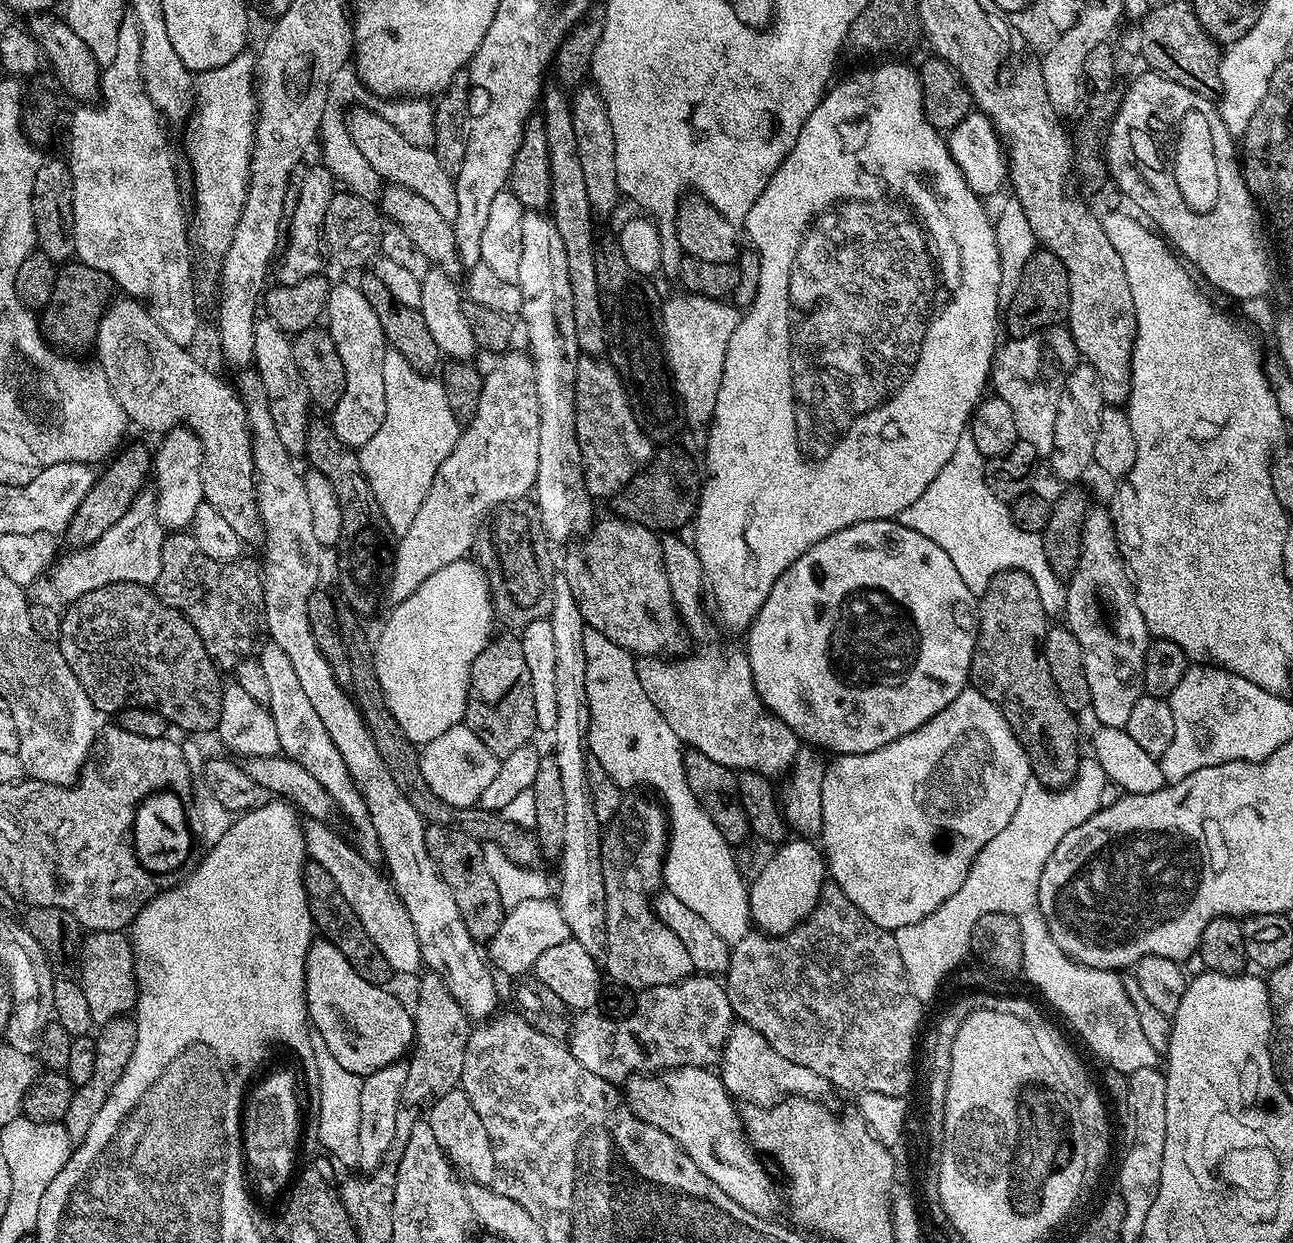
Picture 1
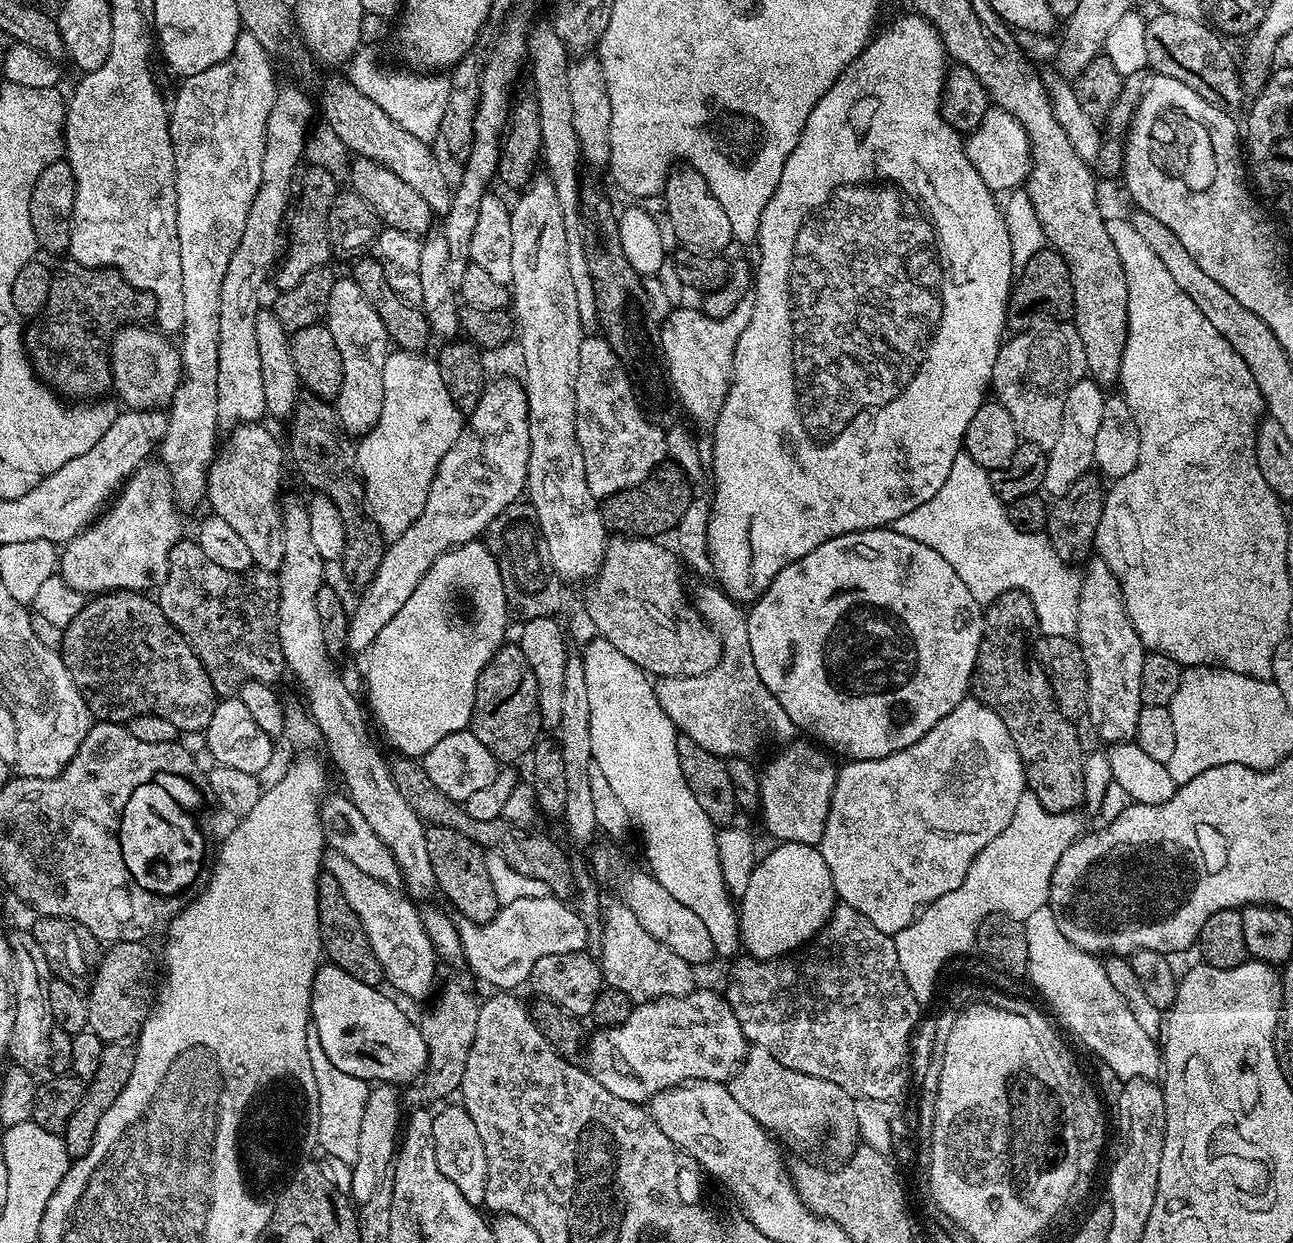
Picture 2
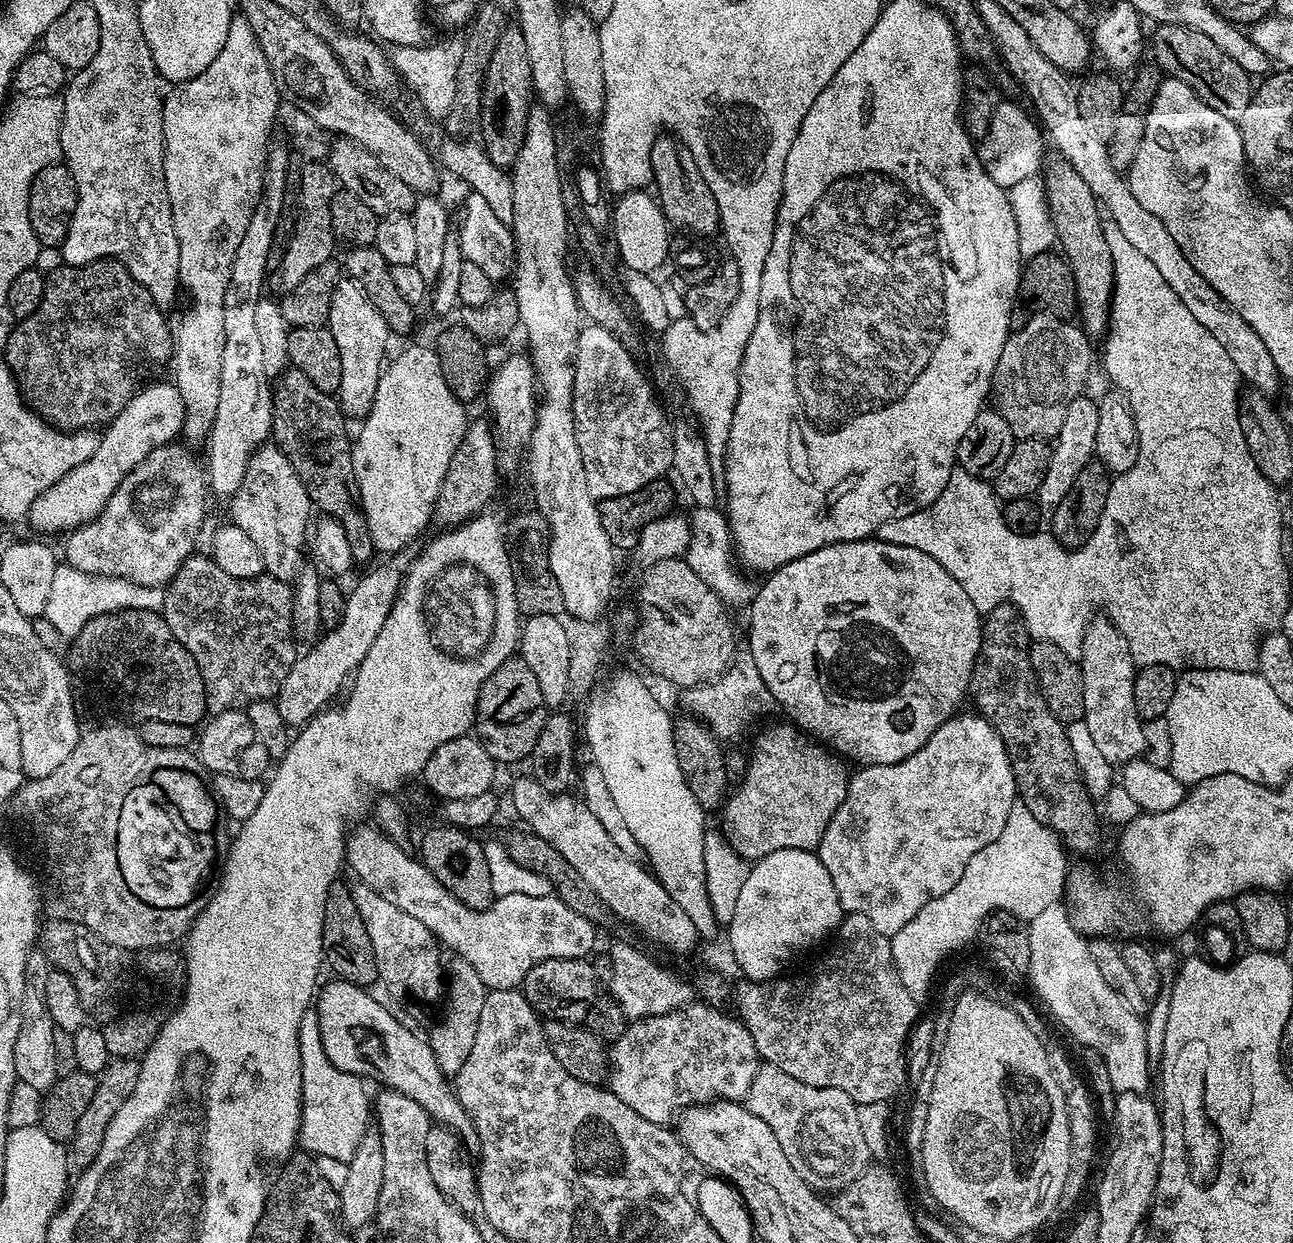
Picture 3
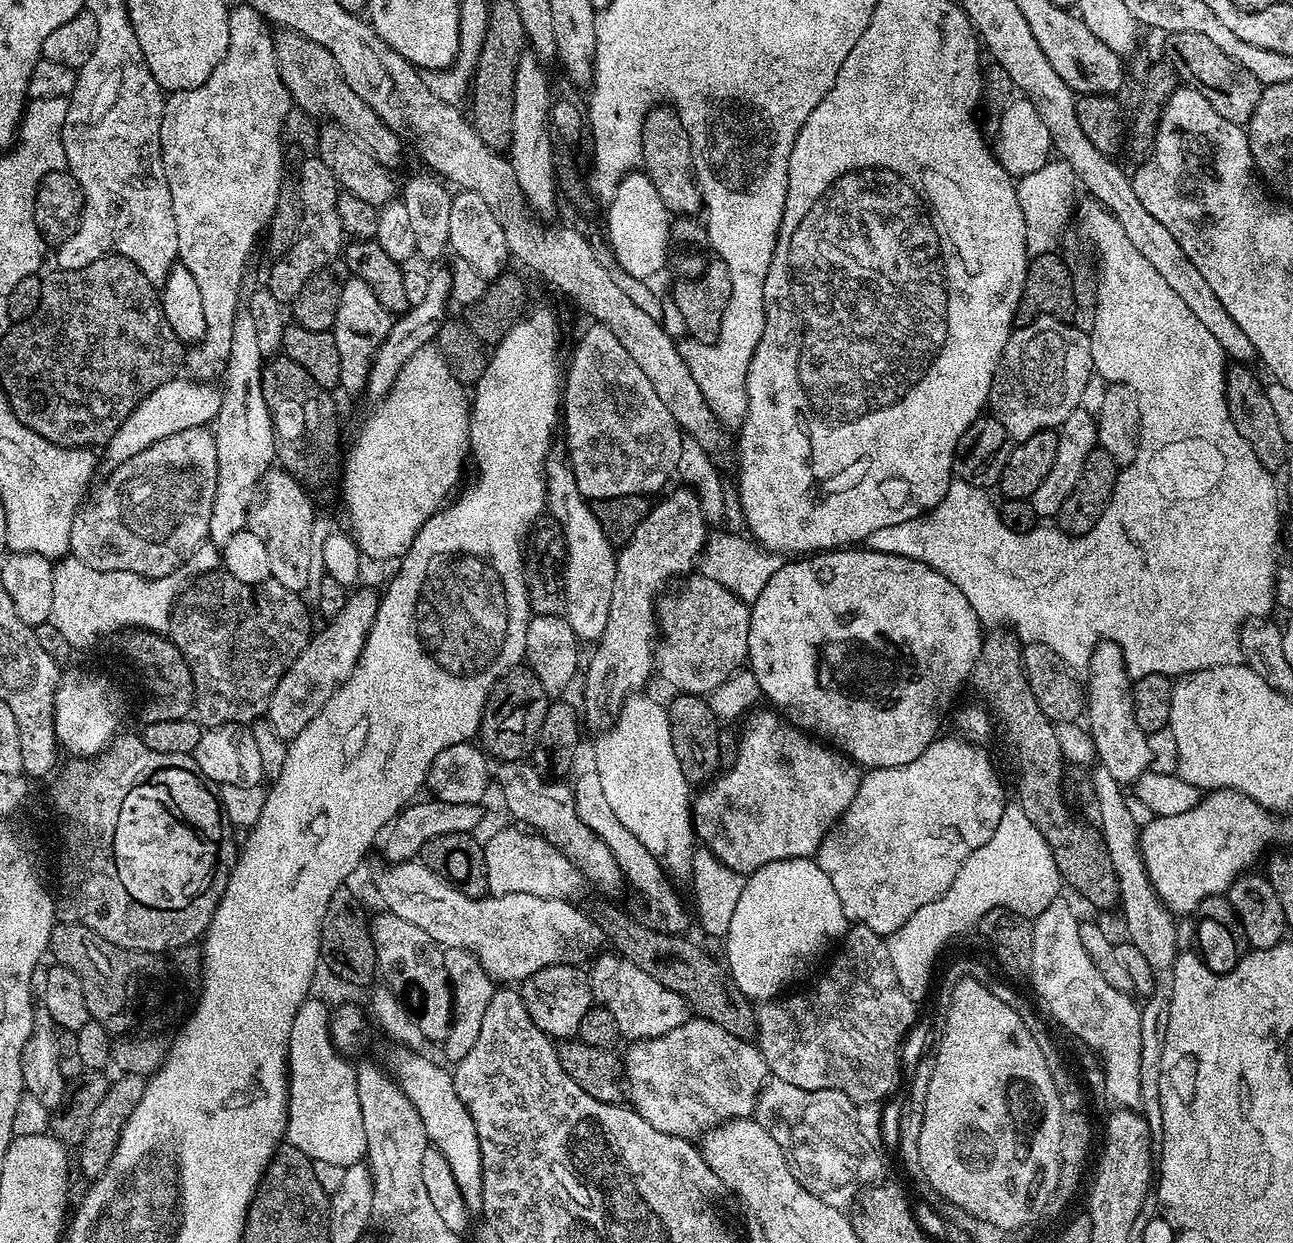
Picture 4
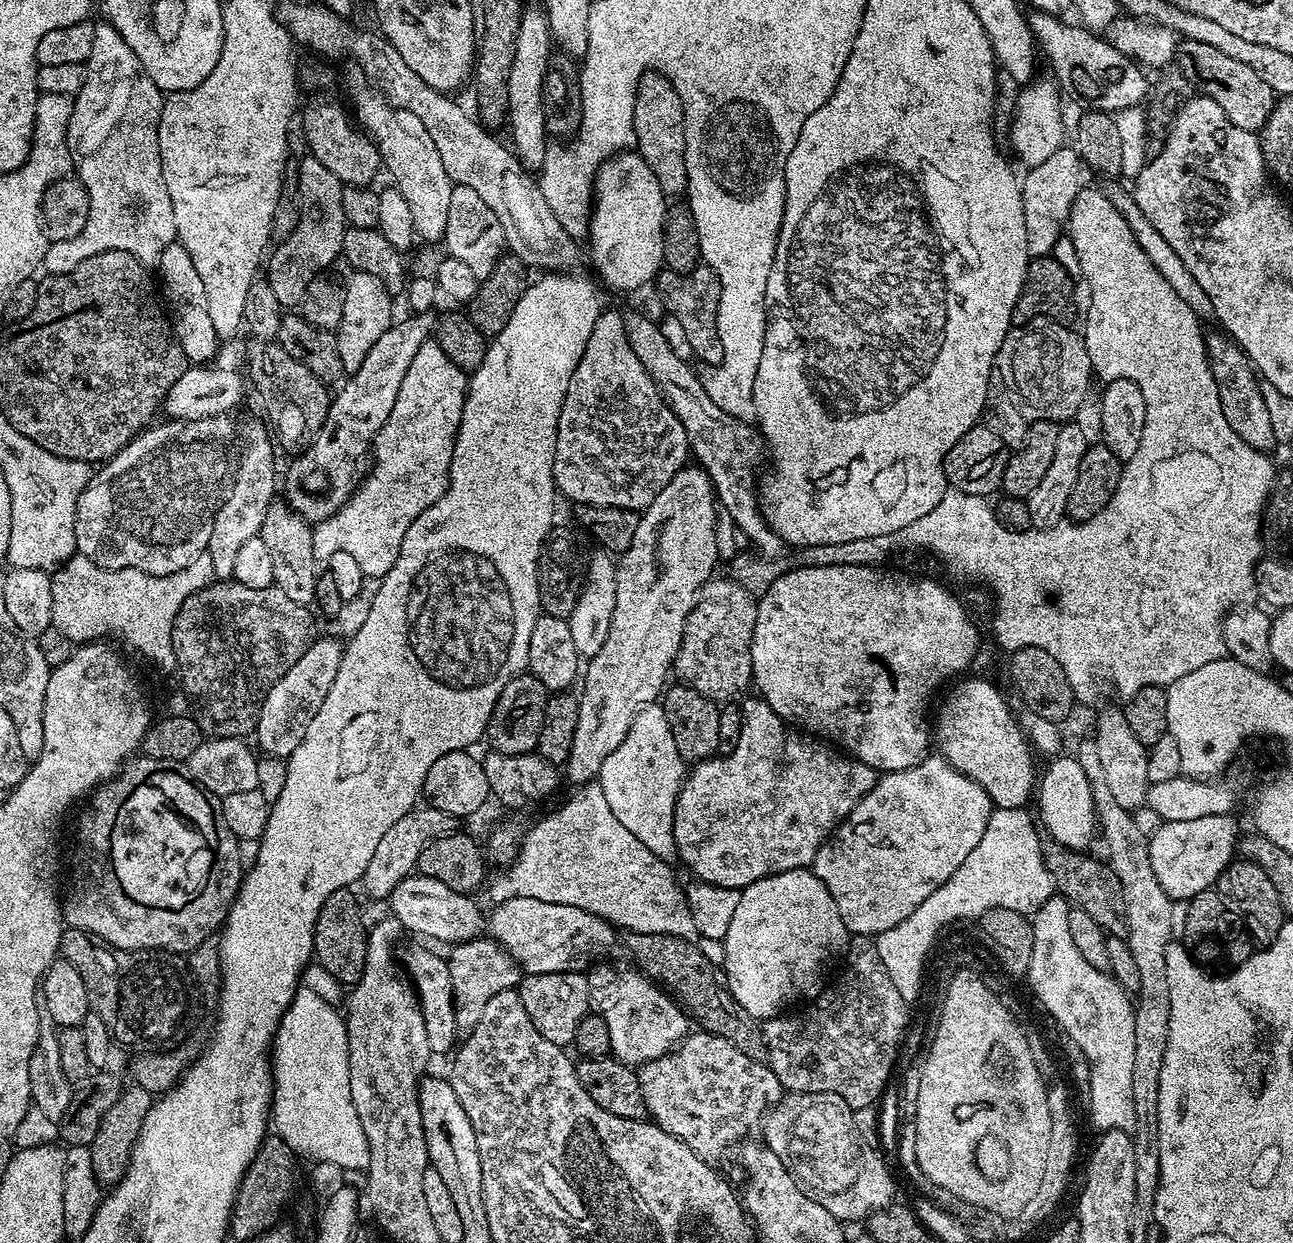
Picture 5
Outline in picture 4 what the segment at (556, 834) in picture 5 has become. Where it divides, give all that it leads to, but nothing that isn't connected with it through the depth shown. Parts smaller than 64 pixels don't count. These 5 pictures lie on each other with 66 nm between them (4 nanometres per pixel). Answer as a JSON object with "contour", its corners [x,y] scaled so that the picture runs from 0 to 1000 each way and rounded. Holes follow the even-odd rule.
{"contour":[[[455,619],[455,621],[450,622],[446,628],[444,628],[444,636],[447,655],[453,661],[453,665],[456,665],[456,668],[459,668],[462,671],[462,674],[466,674],[466,677],[469,677],[469,681],[472,681],[480,698],[480,706],[485,710],[486,708],[498,720],[502,732],[514,743],[510,743],[517,750],[528,751],[530,749],[528,747],[532,743],[532,737],[529,735],[529,730],[526,728],[522,716],[520,715],[519,710],[520,710],[520,709],[518,707],[517,702],[510,698],[506,687],[503,687],[503,684],[500,684],[500,681],[497,681],[497,677],[493,677],[493,674],[490,674],[490,671],[487,671],[487,668],[484,668],[484,665],[481,665],[481,661],[478,661],[475,652],[472,652],[472,648],[469,646],[469,639],[466,636],[466,626],[462,626],[460,619]],[[390,666],[374,677],[378,718],[382,721],[411,719],[439,725],[445,722],[442,721],[448,719],[449,714],[452,714],[452,704],[425,676],[415,674],[411,669],[404,669]]]}

